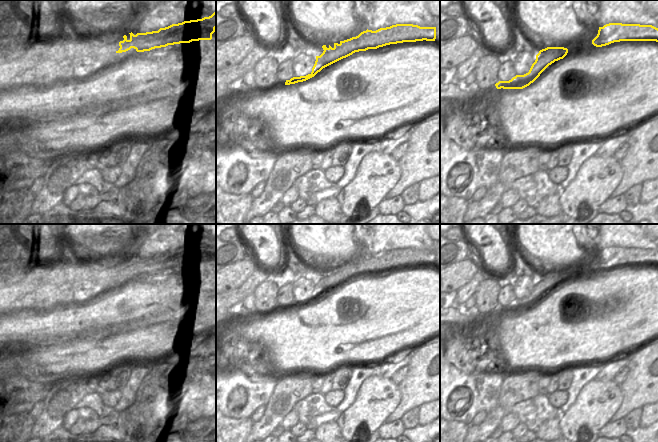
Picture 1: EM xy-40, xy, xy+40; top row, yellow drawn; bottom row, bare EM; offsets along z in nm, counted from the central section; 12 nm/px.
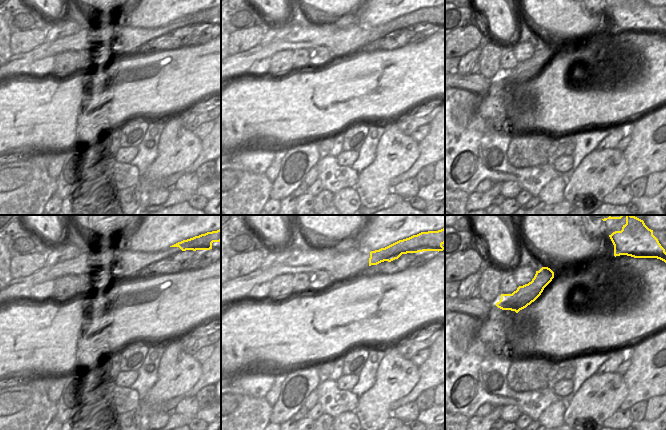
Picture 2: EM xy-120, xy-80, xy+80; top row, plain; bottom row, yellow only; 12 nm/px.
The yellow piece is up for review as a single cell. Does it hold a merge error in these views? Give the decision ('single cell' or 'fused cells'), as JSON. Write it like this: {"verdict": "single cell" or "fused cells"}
{"verdict": "fused cells"}

